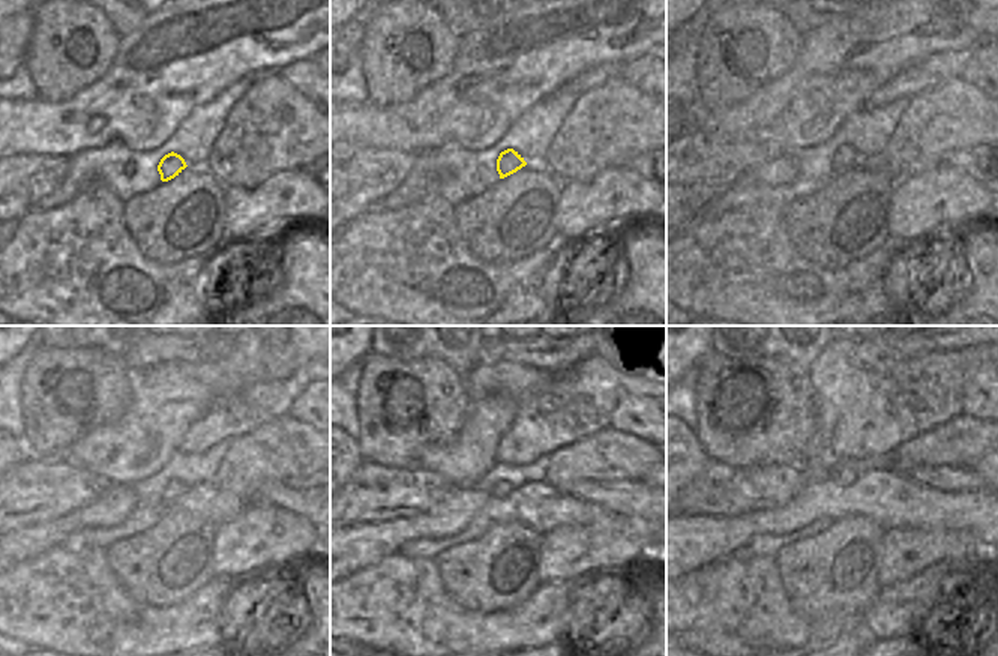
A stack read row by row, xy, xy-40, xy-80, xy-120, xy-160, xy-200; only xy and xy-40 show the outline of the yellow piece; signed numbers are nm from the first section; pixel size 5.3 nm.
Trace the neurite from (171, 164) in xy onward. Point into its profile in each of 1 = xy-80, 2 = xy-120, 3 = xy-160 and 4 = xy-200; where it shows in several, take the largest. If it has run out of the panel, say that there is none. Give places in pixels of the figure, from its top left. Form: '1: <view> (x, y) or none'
1: xy-80 (845, 158)
2: xy-120 (173, 490)
3: xy-160 (502, 488)
4: xy-200 (839, 473)

